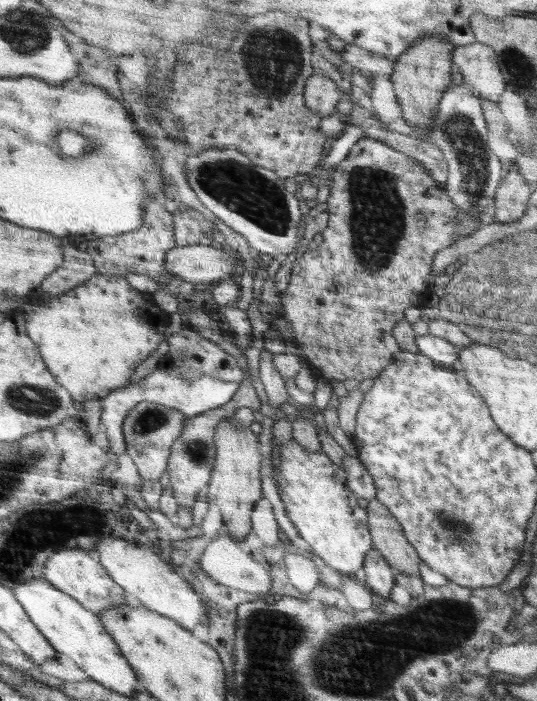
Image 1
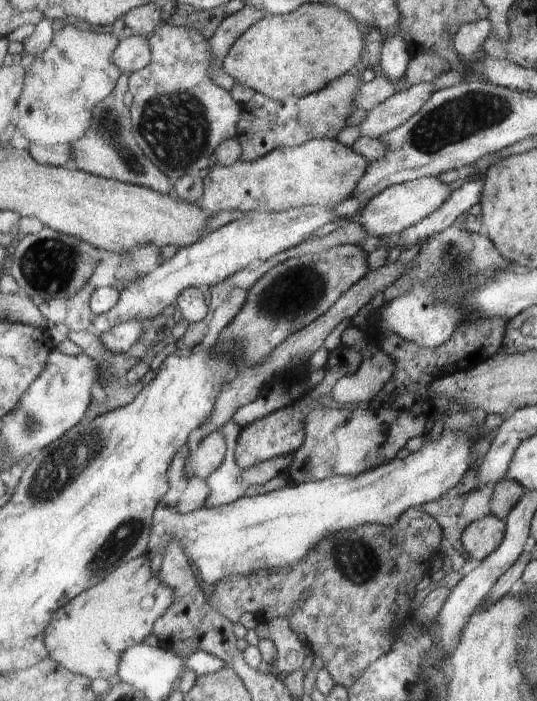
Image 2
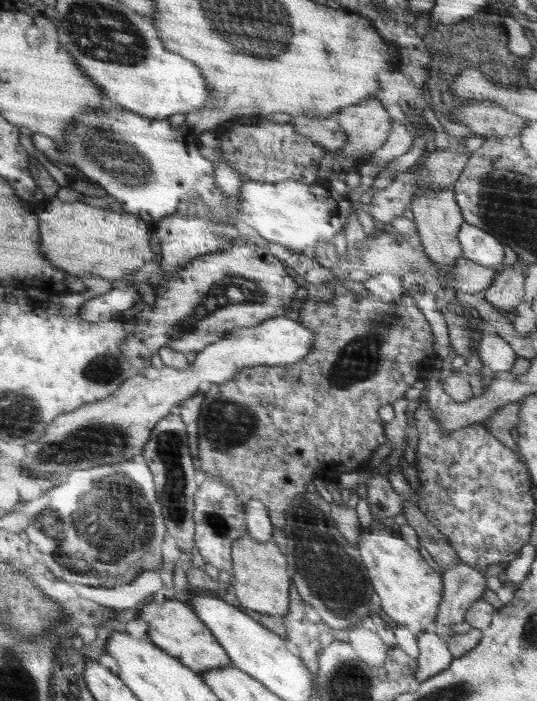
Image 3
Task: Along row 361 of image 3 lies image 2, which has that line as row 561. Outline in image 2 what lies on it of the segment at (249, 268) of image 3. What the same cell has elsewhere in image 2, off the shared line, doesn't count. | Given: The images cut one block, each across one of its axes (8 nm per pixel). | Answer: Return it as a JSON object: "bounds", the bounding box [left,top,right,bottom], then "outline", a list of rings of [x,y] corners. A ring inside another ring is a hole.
{"bounds":[44,557,172,681],"outline":[[[136,557],[116,568],[95,587],[64,604],[52,616],[44,635],[48,657],[74,674],[108,681],[108,678],[118,676],[123,652],[153,634],[156,620],[167,612],[170,604],[172,590],[160,582],[158,573],[152,574],[149,558]]]}

